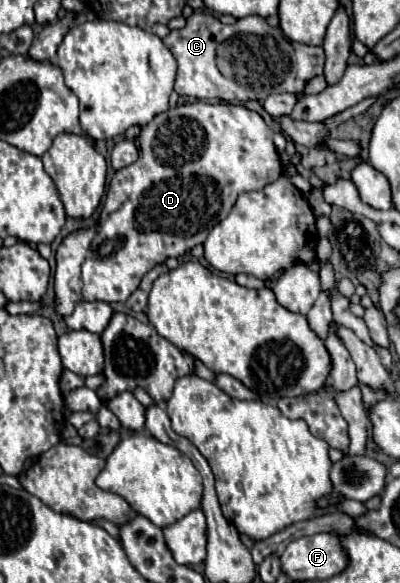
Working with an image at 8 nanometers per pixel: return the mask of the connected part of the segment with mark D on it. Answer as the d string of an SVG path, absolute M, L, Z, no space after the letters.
M195 101L195 103L177 105L173 109L157 113L153 117L153 121L145 129L141 129L141 133L135 137L135 145L139 149L139 157L137 157L137 161L133 161L131 165L119 169L113 175L113 179L109 183L109 191L107 191L105 203L103 203L103 209L99 213L99 219L87 229L77 229L77 231L69 233L61 241L61 245L59 245L57 253L55 253L55 261L57 261L57 265L55 265L55 309L63 317L73 311L73 305L77 301L105 301L105 303L121 301L121 303L125 303L127 297L137 289L137 285L141 283L141 279L143 279L143 275L147 271L151 271L159 263L165 263L167 257L179 257L185 251L193 249L195 245L201 245L207 239L209 231L229 215L237 195L241 195L245 191L259 191L259 189L263 189L265 185L277 181L283 175L283 163L281 163L279 153L277 153L277 149L273 145L273 129L263 121L263 117L259 113L249 111L243 105L235 105L235 103Z

